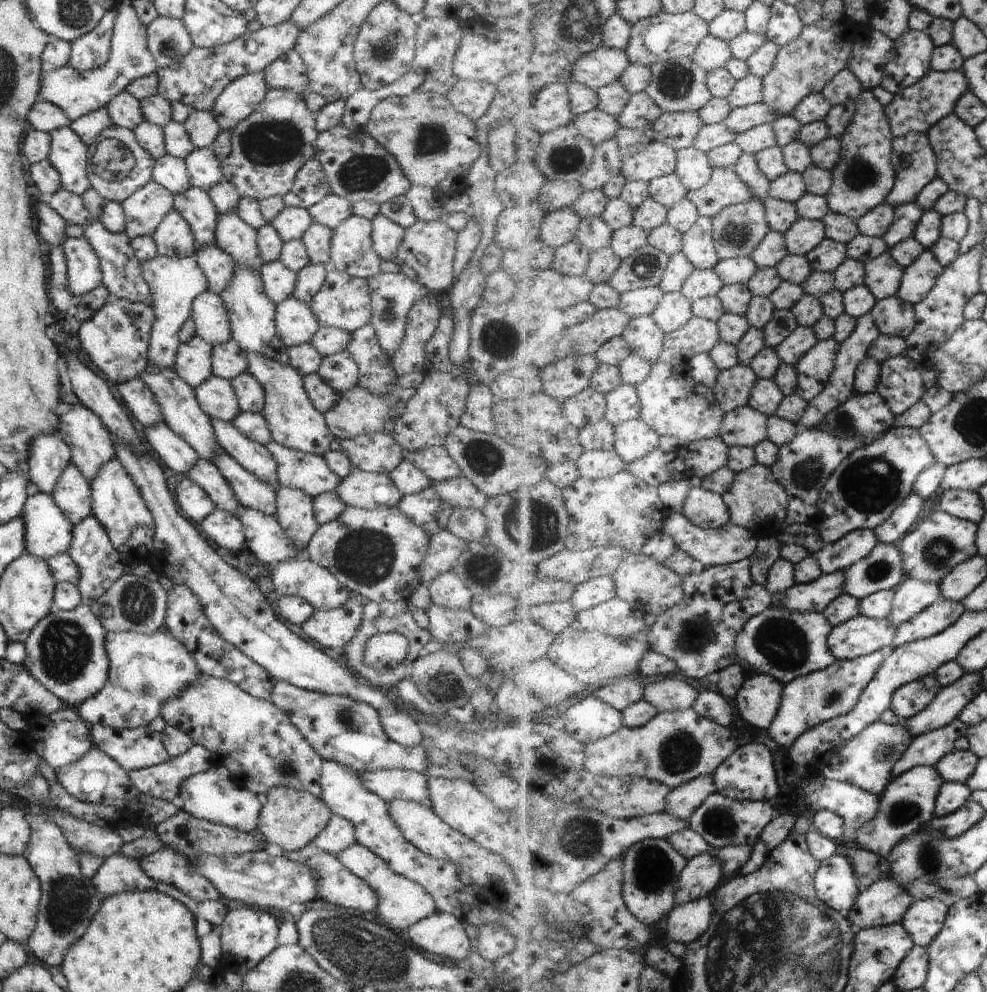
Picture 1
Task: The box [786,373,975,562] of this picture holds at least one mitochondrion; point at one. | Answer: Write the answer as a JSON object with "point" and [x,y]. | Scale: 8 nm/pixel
{"point":[871,484]}

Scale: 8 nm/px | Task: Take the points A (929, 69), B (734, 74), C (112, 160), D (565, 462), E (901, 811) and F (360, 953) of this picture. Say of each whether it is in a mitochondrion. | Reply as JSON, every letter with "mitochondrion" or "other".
{"A":"other","B":"other","C":"mitochondrion","D":"other","E":"mitochondrion","F":"mitochondrion"}

